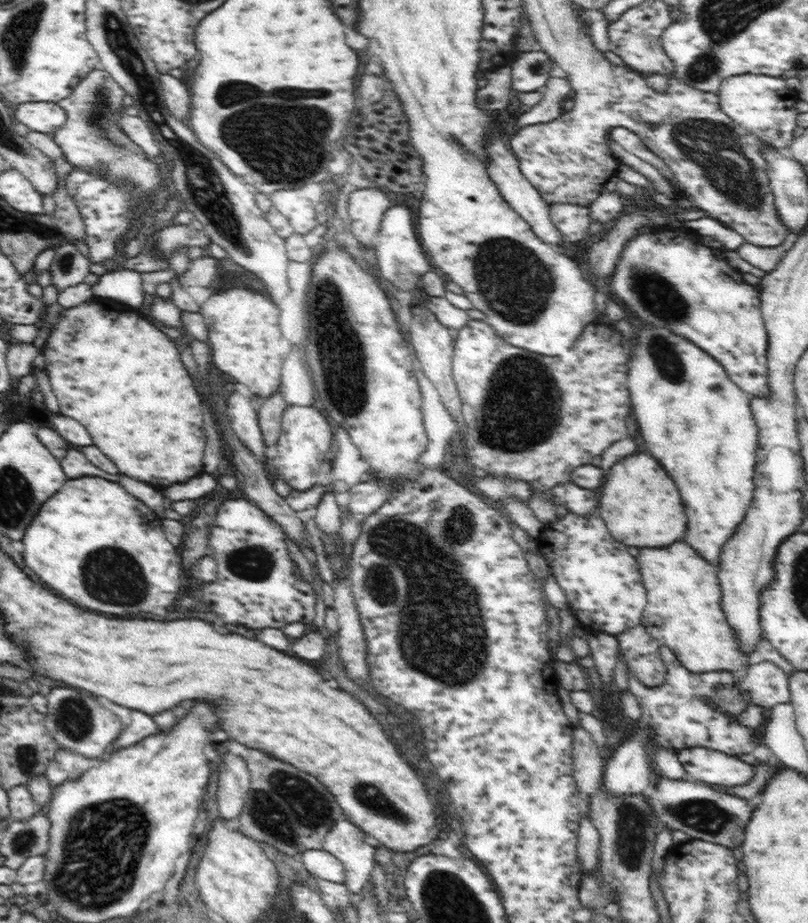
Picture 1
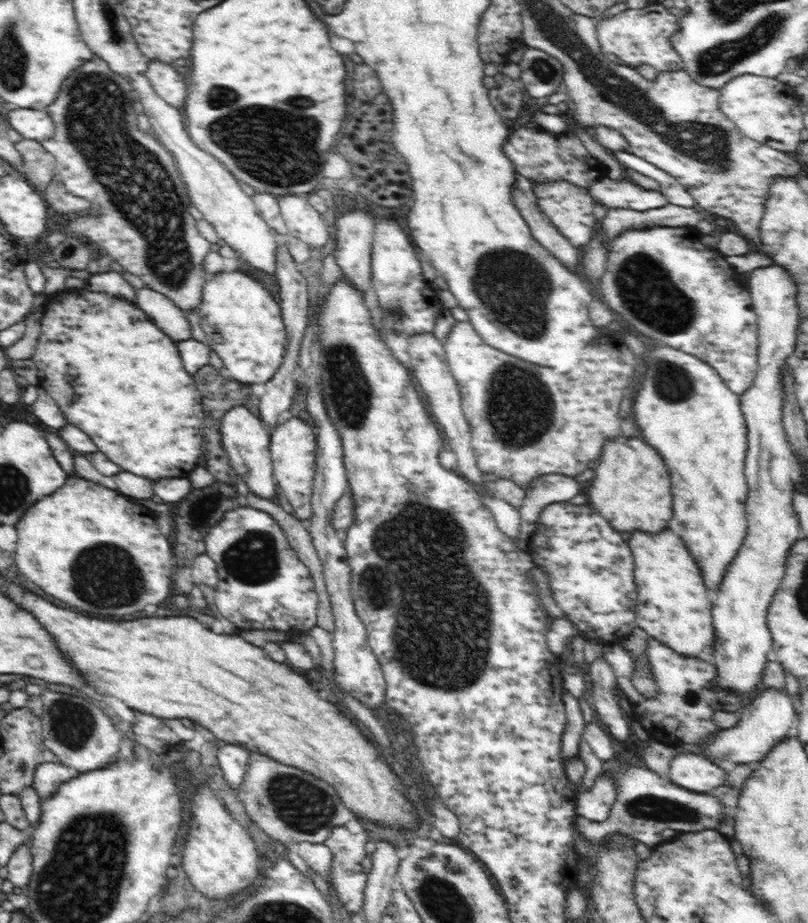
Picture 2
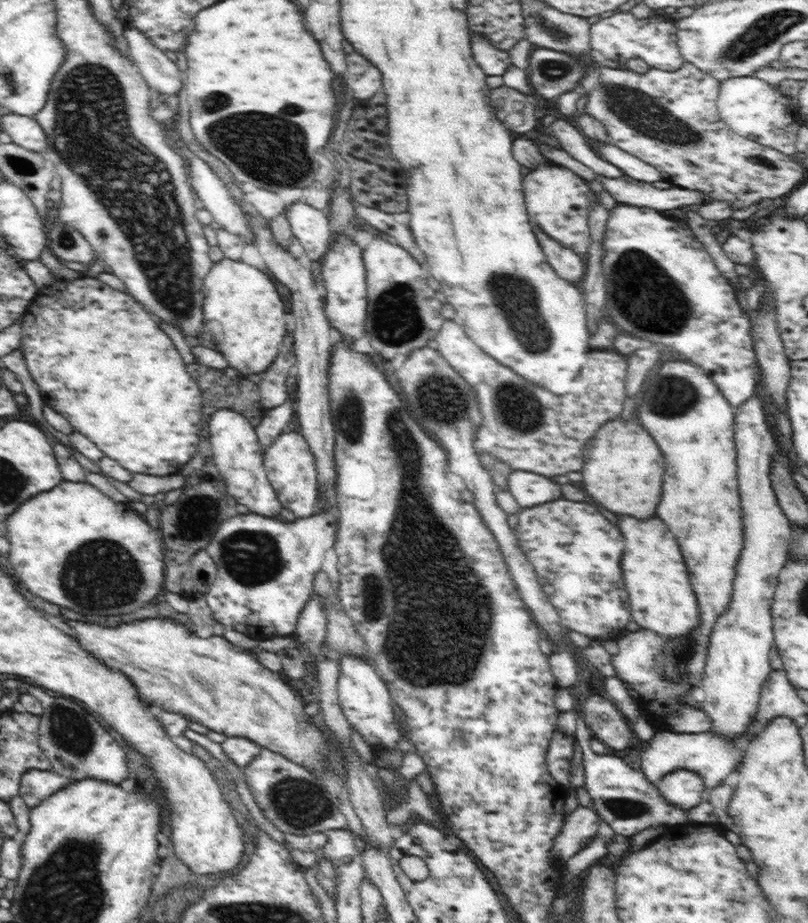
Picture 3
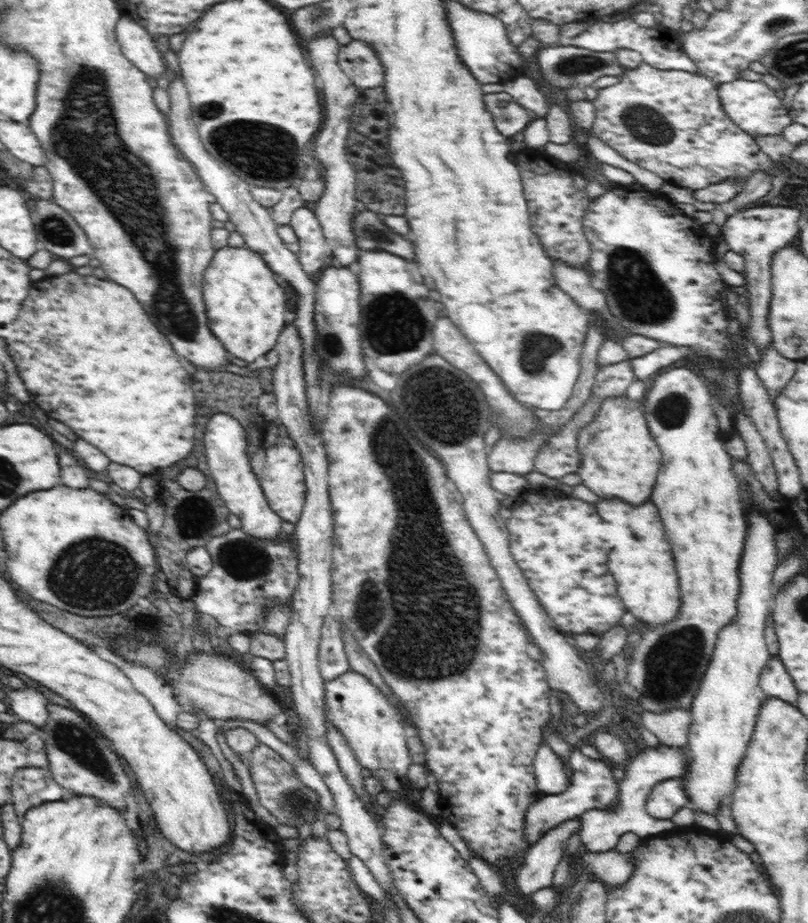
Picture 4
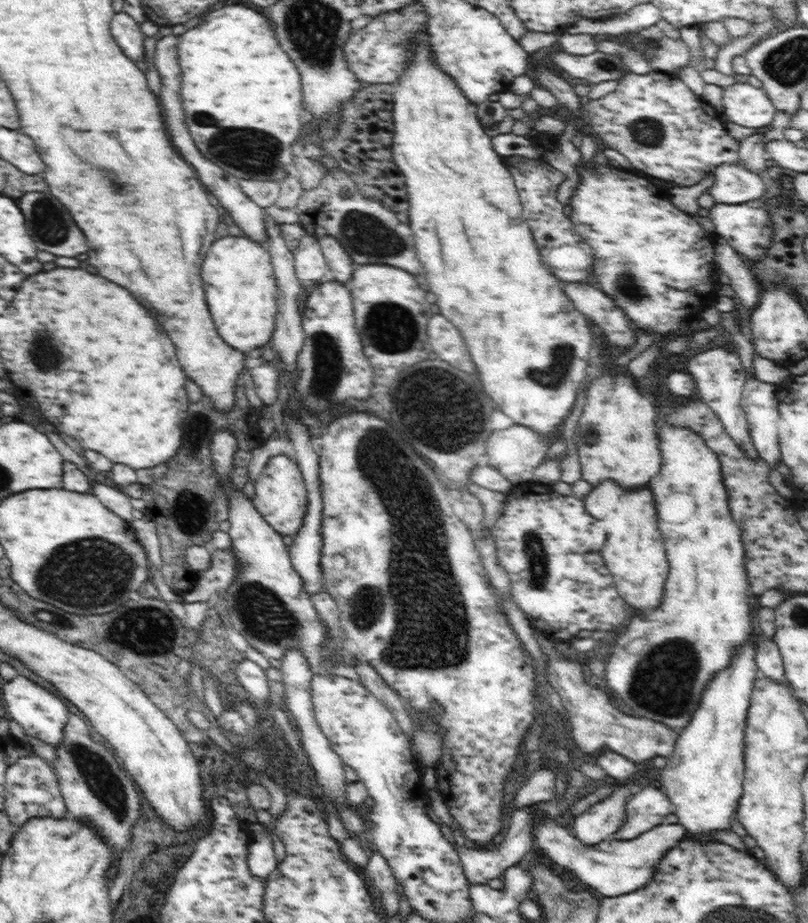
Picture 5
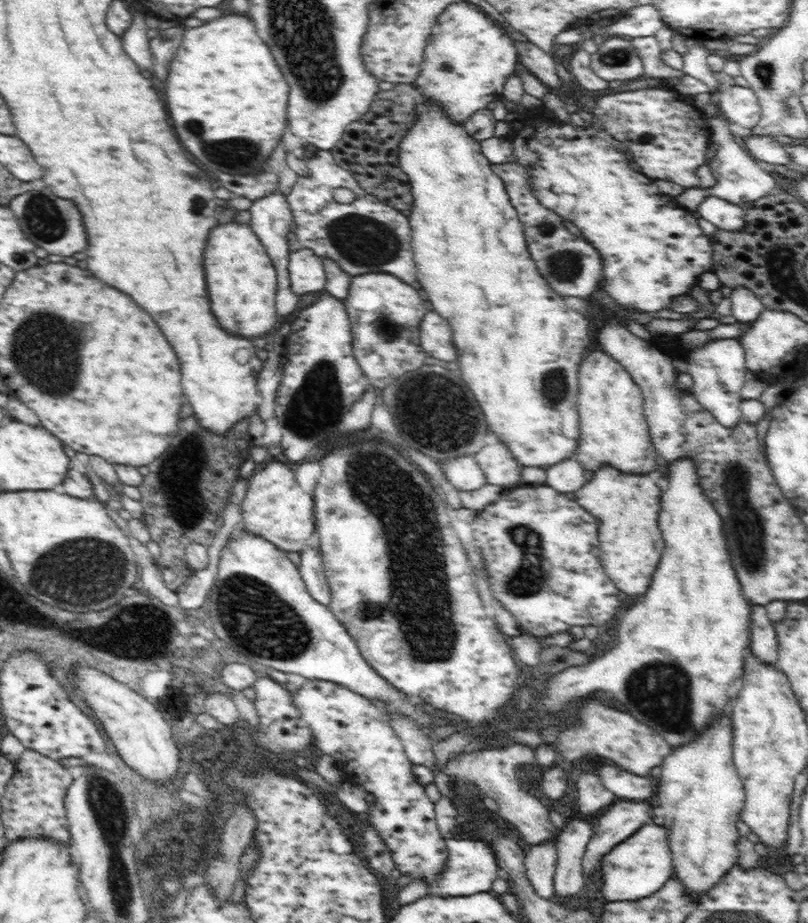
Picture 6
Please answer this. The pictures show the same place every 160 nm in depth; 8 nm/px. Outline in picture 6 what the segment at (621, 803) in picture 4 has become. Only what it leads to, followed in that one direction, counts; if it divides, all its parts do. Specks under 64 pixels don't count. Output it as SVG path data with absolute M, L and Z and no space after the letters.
M581 817L572 818L558 834L554 842L557 852L554 872L556 896L572 896L585 887L587 880L582 873L582 858L592 834L594 824Z

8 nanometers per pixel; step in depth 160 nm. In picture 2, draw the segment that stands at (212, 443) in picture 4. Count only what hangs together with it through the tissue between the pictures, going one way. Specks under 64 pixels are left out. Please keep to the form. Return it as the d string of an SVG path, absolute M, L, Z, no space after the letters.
M236 405L220 418L220 441L226 451L232 469L241 476L254 495L274 500L279 495L273 475L272 459L269 451L270 431L263 422L244 405Z

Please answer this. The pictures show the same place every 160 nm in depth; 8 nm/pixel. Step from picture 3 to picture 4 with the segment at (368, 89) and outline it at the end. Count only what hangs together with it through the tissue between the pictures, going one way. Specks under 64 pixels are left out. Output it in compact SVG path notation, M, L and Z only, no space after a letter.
M361 40L340 48L340 66L359 90L383 86L386 71L373 48Z

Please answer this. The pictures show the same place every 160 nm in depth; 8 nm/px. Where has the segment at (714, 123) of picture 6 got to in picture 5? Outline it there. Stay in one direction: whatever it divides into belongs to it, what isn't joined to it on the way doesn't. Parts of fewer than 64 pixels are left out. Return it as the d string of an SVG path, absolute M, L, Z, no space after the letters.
M720 164L712 170L715 181L709 188L714 203L738 205L756 202L764 196L770 181L764 180L739 164Z

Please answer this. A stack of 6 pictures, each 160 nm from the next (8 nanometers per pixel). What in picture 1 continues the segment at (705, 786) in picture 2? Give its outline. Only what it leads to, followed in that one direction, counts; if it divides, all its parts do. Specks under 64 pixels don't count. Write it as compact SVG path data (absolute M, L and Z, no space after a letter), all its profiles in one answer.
M704 747L682 749L675 753L689 778L697 783L742 786L754 776L754 765L742 761L736 755Z

